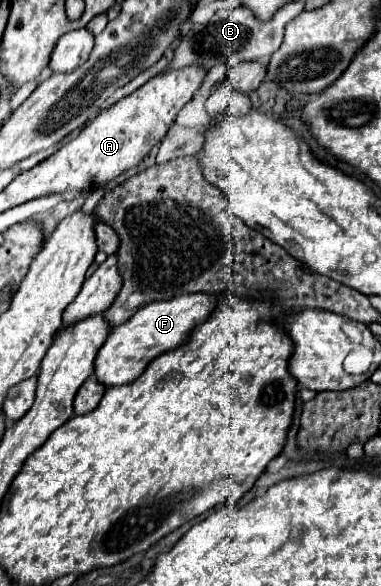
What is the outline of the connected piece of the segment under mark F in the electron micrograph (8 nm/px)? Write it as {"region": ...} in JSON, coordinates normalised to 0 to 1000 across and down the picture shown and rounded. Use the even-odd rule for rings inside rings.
{"region":[[[496,500],[454,507],[444,514],[407,514],[370,524],[339,548],[297,561],[270,592],[260,596],[249,613],[255,650],[276,654],[276,660],[349,654],[407,609],[486,589],[507,561],[538,551],[554,541],[559,527],[570,527],[575,510],[580,503]]]}

